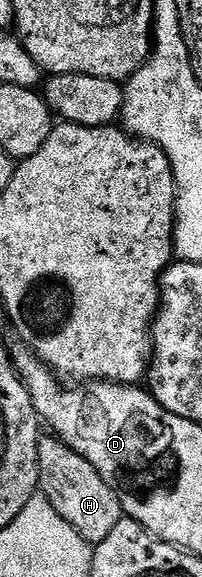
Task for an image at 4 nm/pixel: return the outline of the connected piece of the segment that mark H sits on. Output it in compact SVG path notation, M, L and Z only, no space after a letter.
M53 435L42 436L38 443L38 477L40 494L73 525L89 544L96 544L109 537L109 532L124 518L120 498L113 493L104 479L75 450L65 446Z

